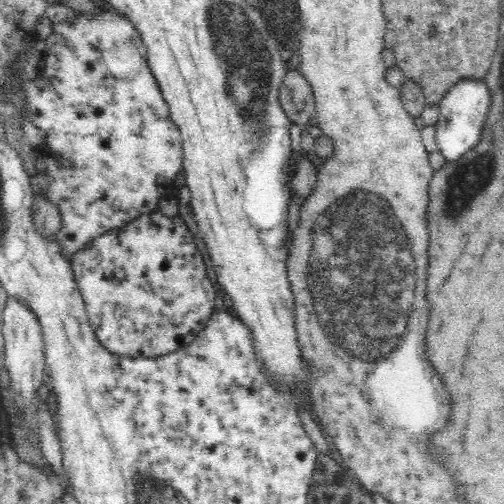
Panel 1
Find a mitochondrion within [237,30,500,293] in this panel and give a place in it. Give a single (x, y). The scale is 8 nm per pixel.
(469, 178)

